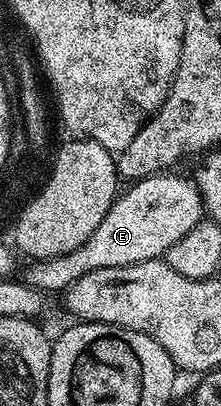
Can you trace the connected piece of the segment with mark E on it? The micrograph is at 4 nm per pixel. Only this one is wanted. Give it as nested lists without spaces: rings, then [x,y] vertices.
[[[165,171],[155,173],[152,177],[143,177],[140,181],[131,182],[127,186],[129,189],[125,193],[123,190],[113,201],[110,211],[106,211],[102,223],[98,223],[98,227],[94,227],[94,235],[90,235],[90,239],[86,239],[86,243],[82,243],[82,247],[61,257],[35,260],[29,264],[32,266],[22,275],[23,283],[32,289],[41,291],[49,291],[48,289],[63,291],[90,271],[98,271],[106,267],[126,267],[134,263],[163,258],[168,249],[174,247],[174,243],[178,243],[178,239],[182,239],[182,235],[186,235],[186,231],[193,229],[205,216],[204,200],[200,198],[200,193],[196,190],[195,180],[188,178],[187,181],[186,178],[175,177],[174,174],[175,172]]]

